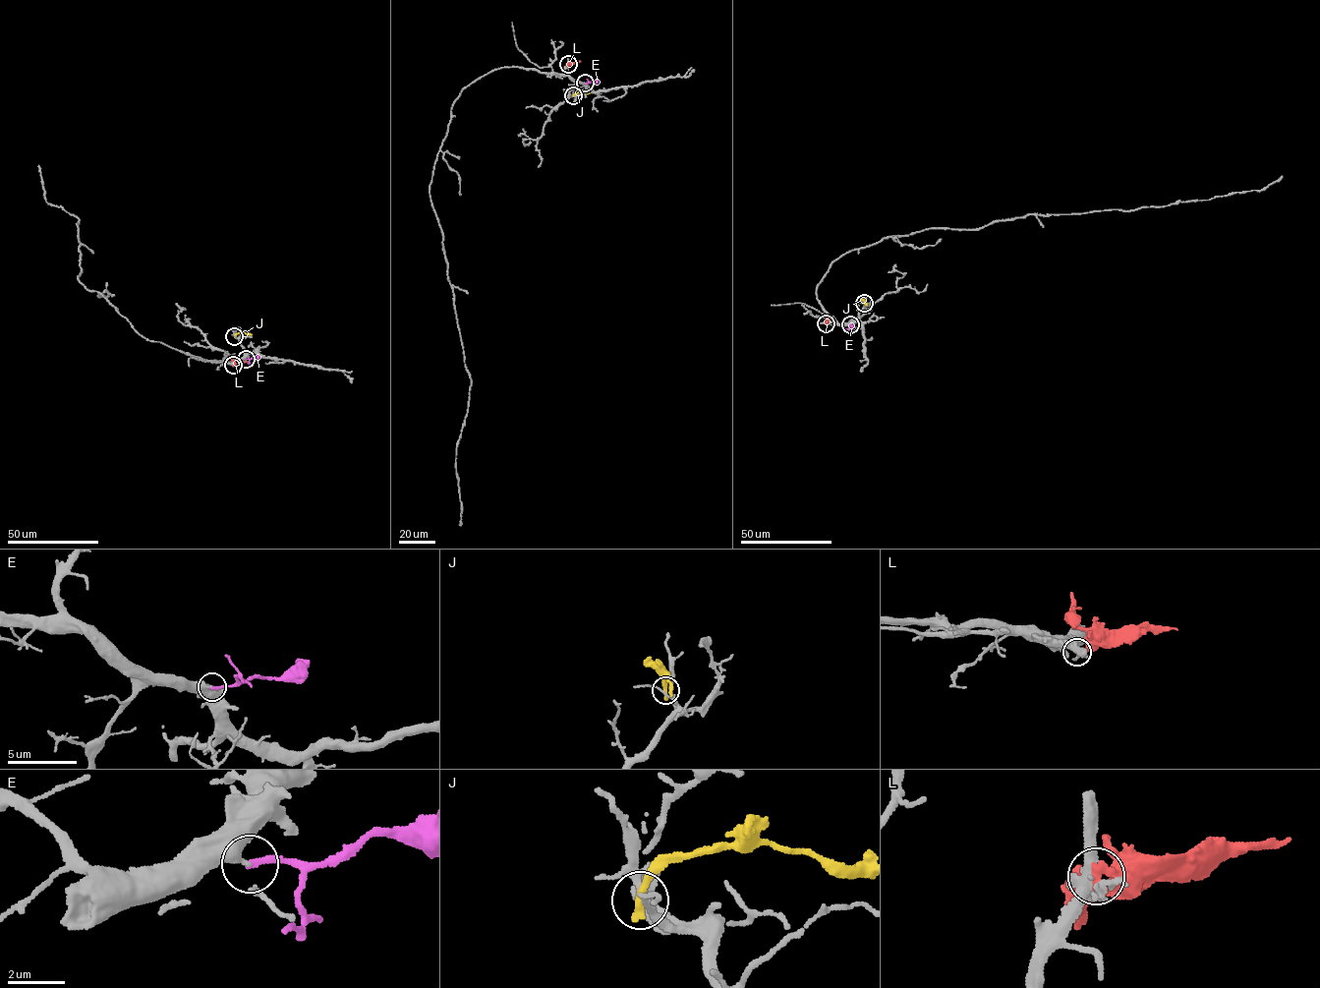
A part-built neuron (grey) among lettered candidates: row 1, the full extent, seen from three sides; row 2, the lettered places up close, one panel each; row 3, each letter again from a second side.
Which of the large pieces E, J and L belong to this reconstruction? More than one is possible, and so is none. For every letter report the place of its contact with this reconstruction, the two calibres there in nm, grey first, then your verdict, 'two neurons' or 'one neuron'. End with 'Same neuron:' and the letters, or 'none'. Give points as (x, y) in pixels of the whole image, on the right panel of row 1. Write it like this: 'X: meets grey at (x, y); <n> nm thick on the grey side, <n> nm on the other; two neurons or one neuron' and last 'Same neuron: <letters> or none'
E: meets grey at (850, 324); 380 nm thick on the grey side, 240 nm on the other; two neurons
J: meets grey at (864, 303); 140 nm thick on the grey side, 360 nm on the other; two neurons
L: meets grey at (826, 323); 360 nm thick on the grey side, 320 nm on the other; two neurons
Same neuron: none

